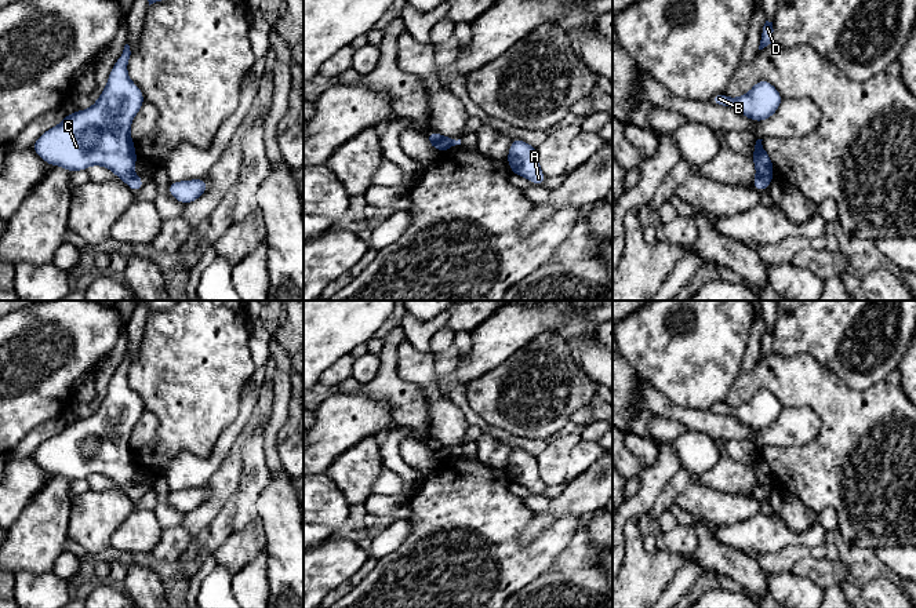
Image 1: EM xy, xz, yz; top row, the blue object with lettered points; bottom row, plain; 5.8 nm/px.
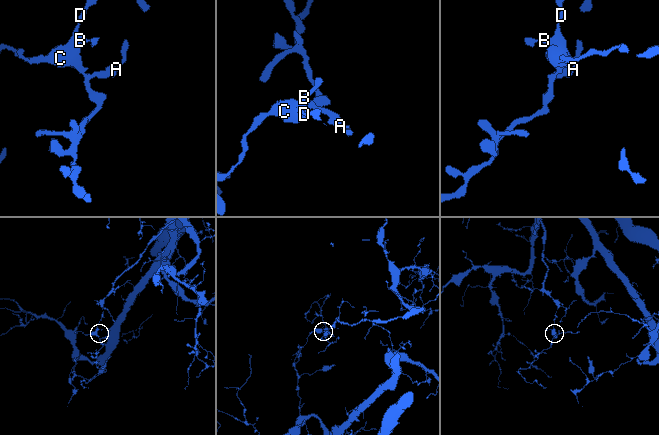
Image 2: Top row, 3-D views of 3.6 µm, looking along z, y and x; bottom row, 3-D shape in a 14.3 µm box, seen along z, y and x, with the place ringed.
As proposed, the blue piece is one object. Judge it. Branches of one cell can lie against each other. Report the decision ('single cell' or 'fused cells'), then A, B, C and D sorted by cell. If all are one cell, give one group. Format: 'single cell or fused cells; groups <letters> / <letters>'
fused cells; groups A / B C D

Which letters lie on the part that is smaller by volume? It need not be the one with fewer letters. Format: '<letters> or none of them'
A

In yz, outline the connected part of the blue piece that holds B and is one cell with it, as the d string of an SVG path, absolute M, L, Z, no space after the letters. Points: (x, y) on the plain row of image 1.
M759 389L753 397L742 405L730 407L726 403L715 403L710 411L719 415L735 416L741 423L753 430L764 430L778 419L782 408L774 393Z

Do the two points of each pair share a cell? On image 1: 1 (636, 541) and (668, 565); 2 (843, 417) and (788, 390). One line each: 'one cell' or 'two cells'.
1: one cell
2: one cell

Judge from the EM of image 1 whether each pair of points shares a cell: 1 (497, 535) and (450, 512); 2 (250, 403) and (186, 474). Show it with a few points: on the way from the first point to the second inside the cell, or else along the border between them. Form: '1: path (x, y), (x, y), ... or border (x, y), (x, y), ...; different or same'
1: path (486, 534), (478, 525), (465, 523), (461, 519); same
2: path (239, 423), (226, 437), (221, 451), (207, 465); same

